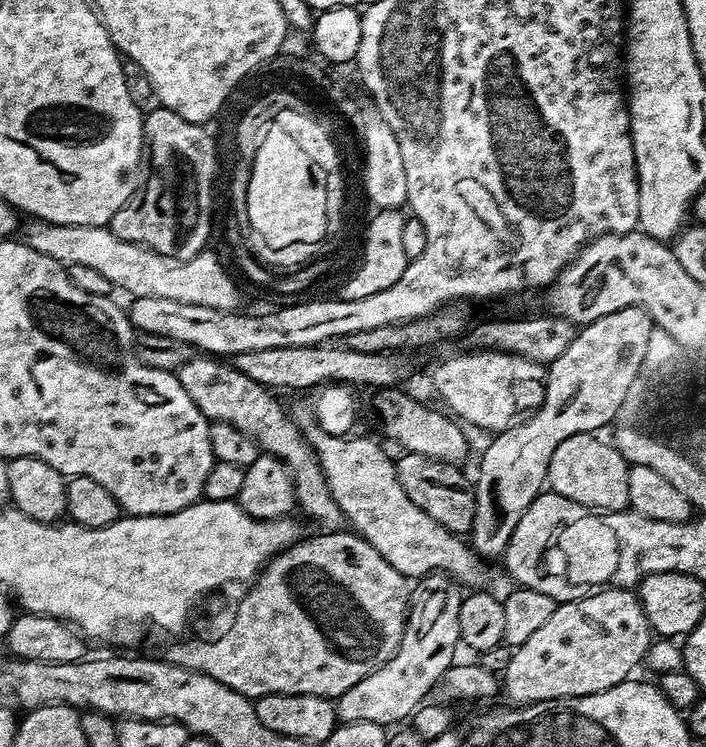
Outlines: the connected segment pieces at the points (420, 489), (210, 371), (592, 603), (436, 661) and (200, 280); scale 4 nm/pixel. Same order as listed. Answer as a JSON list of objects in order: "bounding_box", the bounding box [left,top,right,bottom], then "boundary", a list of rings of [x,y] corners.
[{"bounding_box":[394,452,475,534],"boundary":[[[404,452],[394,460],[398,482],[406,490],[406,498],[414,506],[441,523],[448,532],[468,534],[472,529],[475,516],[475,492],[473,481],[464,477],[457,465],[441,460],[428,460],[422,454]]]},{"bounding_box":[178,354,341,530],"boundary":[[[211,354],[193,355],[178,369],[178,375],[186,394],[194,398],[194,406],[202,410],[209,422],[221,420],[230,422],[230,426],[238,426],[238,430],[251,436],[267,455],[276,456],[287,466],[292,474],[299,511],[304,511],[308,516],[317,516],[325,529],[336,530],[341,527],[340,508],[330,494],[315,450],[309,446],[308,439],[290,412],[272,397],[275,395],[267,387],[240,373],[232,362],[225,362]]]},{"bounding_box":[502,586,654,706],"boundary":[[[615,586],[605,587],[603,590],[593,591],[591,594],[584,596],[581,600],[565,600],[557,603],[556,609],[550,618],[538,630],[534,630],[530,638],[521,645],[512,648],[512,657],[506,666],[506,670],[502,673],[502,696],[508,699],[507,703],[512,706],[523,706],[525,704],[533,704],[534,702],[542,702],[543,700],[557,700],[558,698],[570,698],[571,696],[585,696],[586,694],[598,694],[610,690],[610,686],[618,686],[623,680],[629,679],[633,675],[632,672],[636,667],[641,667],[642,661],[645,659],[649,645],[654,640],[654,633],[648,619],[644,613],[644,607],[640,604],[640,597],[635,591],[627,588],[617,588]]]},{"bounding_box":[335,572,462,726],"boundary":[[[433,572],[415,581],[410,592],[408,619],[404,621],[402,642],[381,668],[362,682],[350,686],[335,701],[337,717],[343,722],[378,722],[391,726],[395,720],[407,721],[429,699],[428,691],[441,683],[443,675],[457,659],[456,644],[461,643],[458,610],[462,588],[451,576]]]},{"bounding_box":[26,222,240,312],"boundary":[[[32,222],[26,235],[26,243],[38,254],[46,254],[46,258],[54,258],[62,265],[90,266],[93,270],[98,270],[98,274],[103,274],[105,278],[110,278],[110,282],[117,289],[125,288],[129,292],[129,297],[153,296],[154,298],[172,298],[174,302],[190,302],[194,306],[210,306],[219,312],[231,312],[239,309],[240,292],[236,289],[236,284],[232,281],[230,273],[224,269],[224,264],[215,256],[211,250],[199,252],[194,258],[189,260],[175,260],[166,254],[158,254],[149,248],[143,248],[141,244],[126,242],[113,234],[111,227],[91,228],[90,226],[62,226],[61,224],[45,224],[43,222]]]}]

